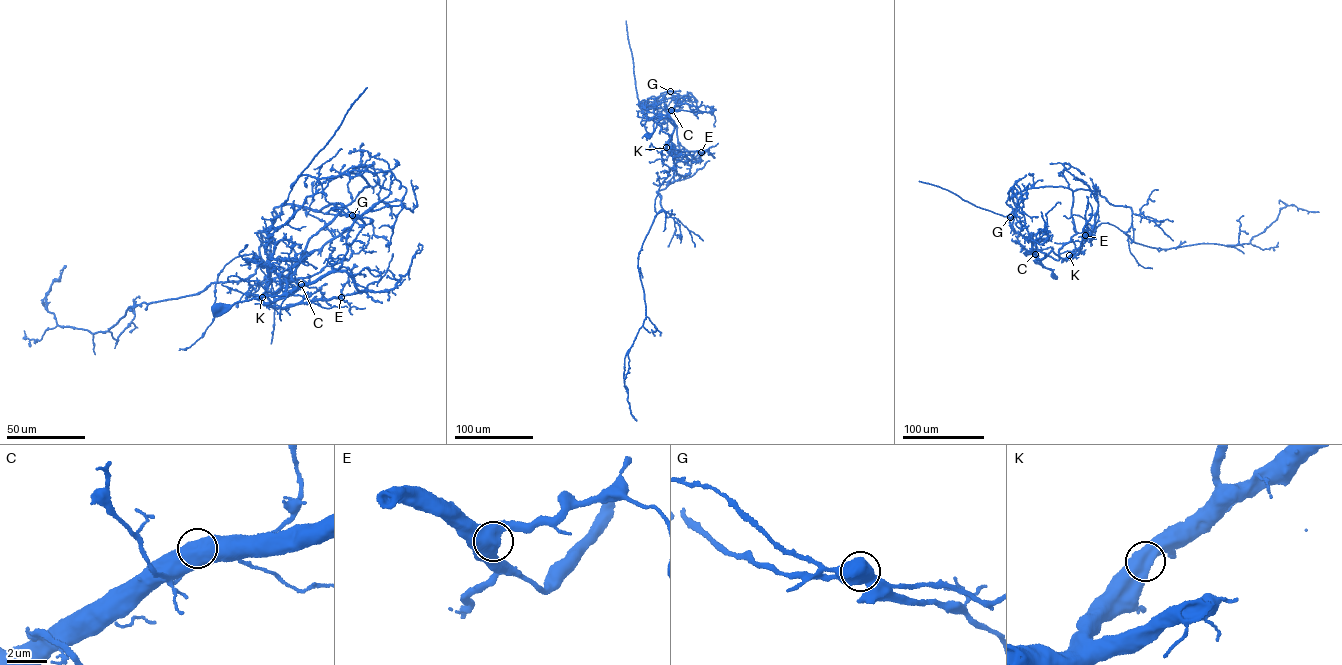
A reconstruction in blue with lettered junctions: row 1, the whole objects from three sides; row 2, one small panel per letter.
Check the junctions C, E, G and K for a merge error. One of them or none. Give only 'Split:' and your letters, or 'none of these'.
Split: none of these

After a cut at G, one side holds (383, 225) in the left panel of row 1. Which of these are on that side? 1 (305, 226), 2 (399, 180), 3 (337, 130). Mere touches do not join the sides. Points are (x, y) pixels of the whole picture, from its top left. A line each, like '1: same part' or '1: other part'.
1: other part
2: same part
3: same part

